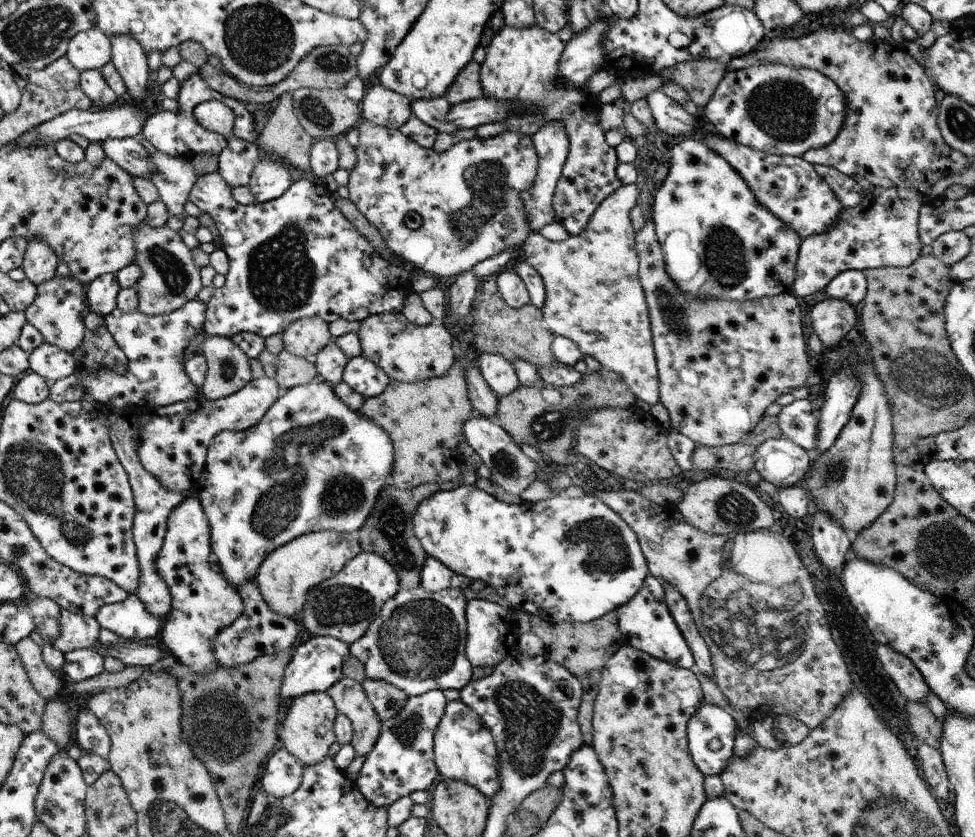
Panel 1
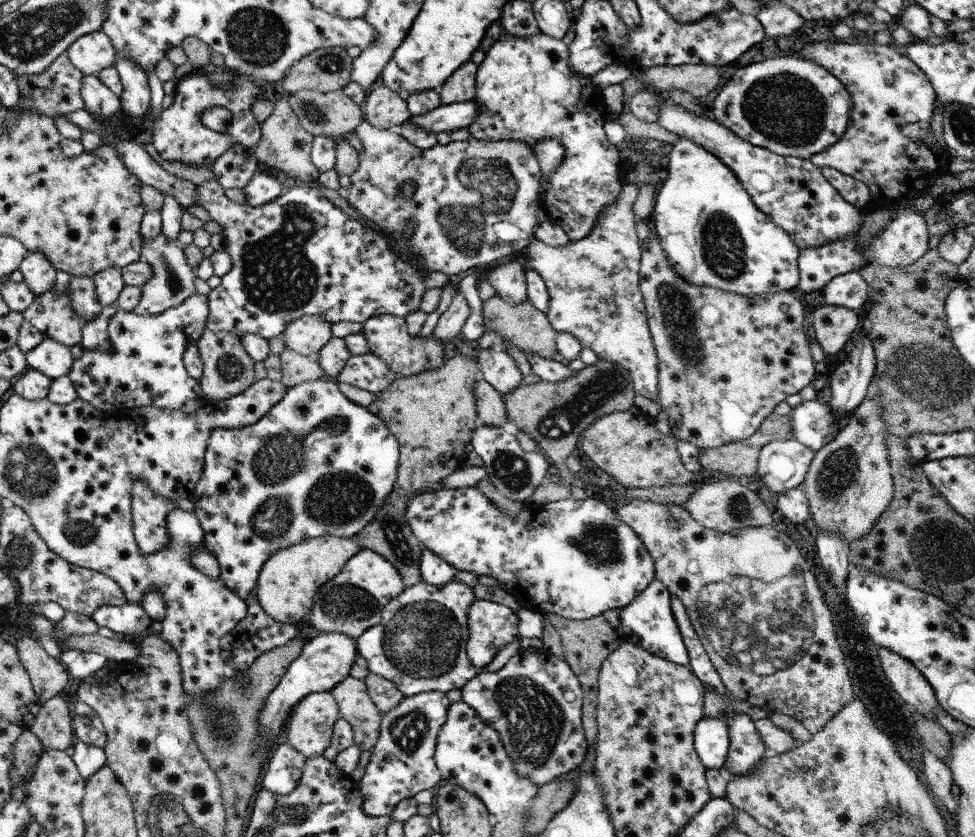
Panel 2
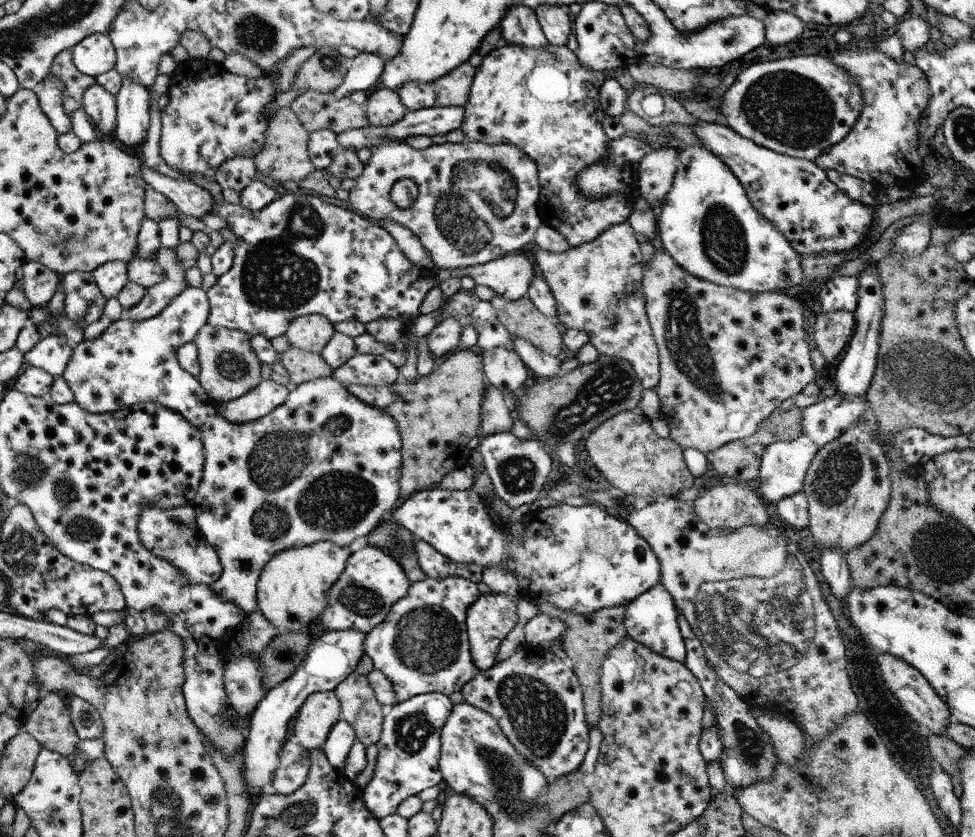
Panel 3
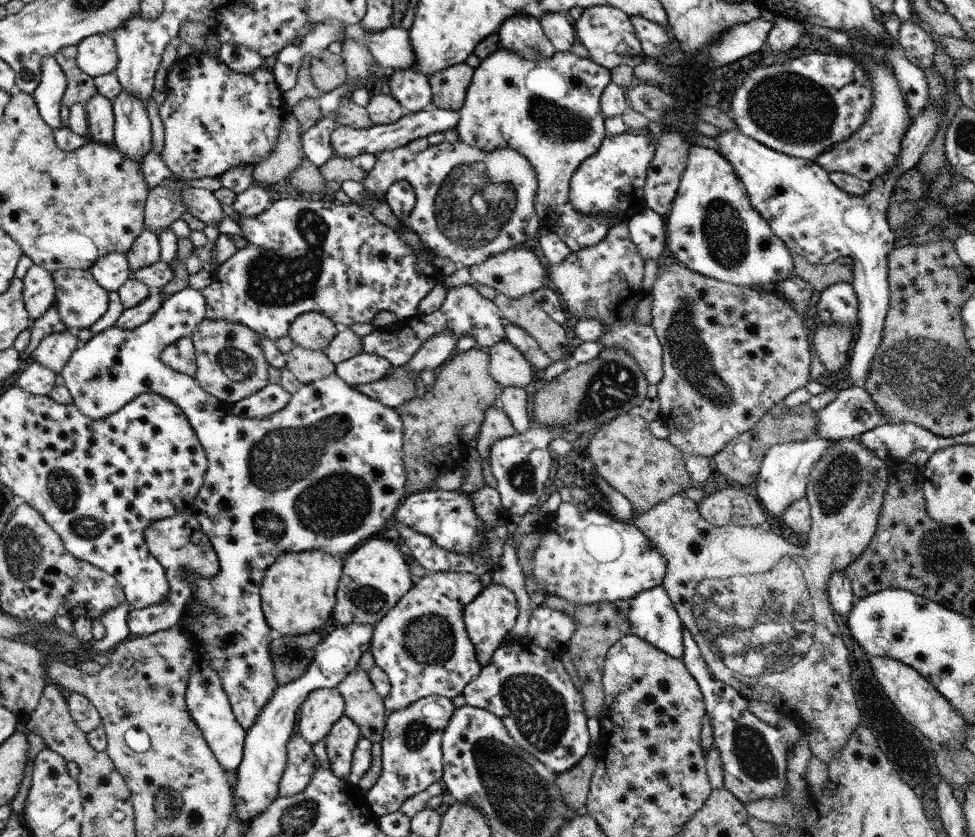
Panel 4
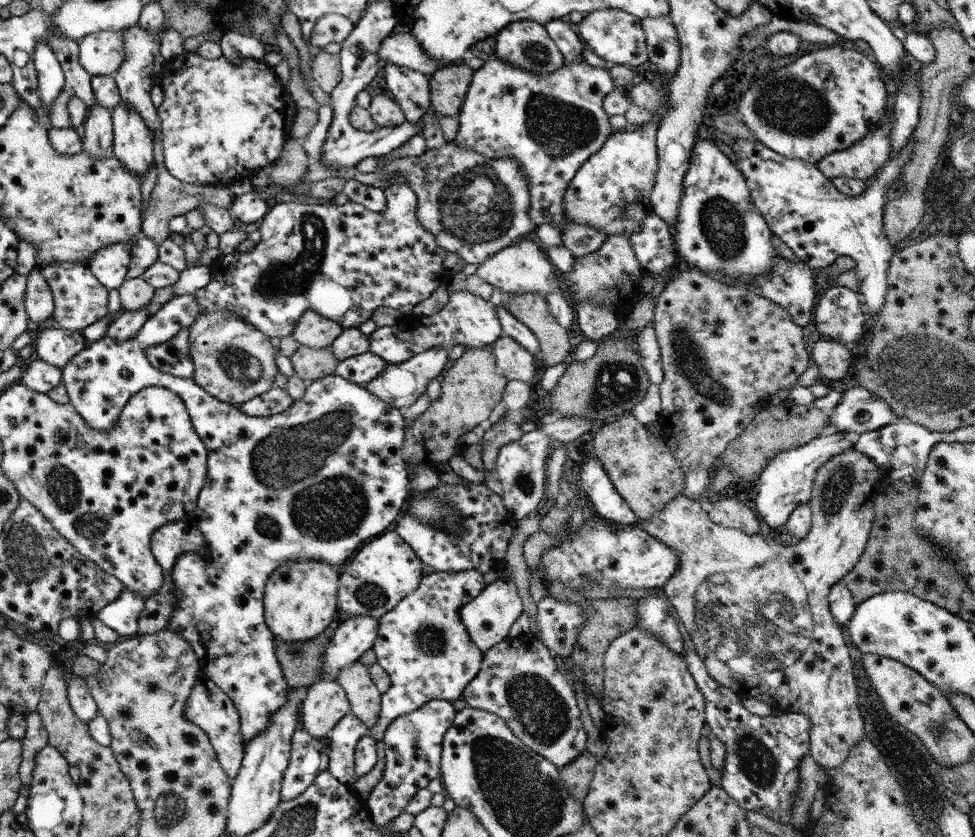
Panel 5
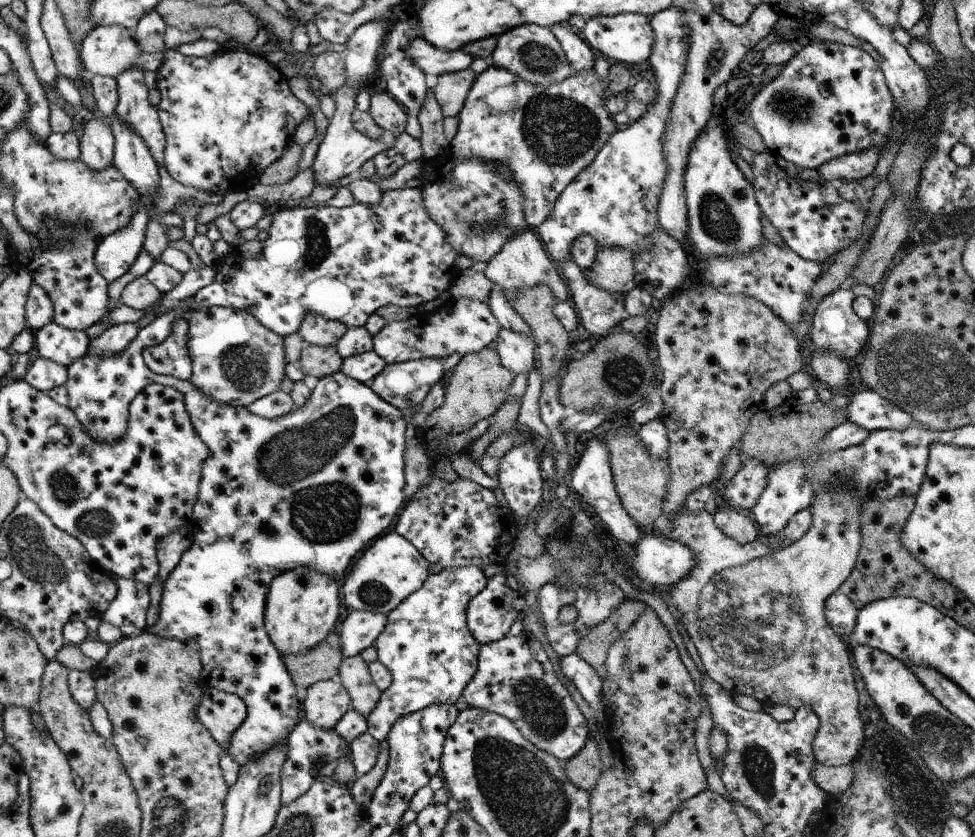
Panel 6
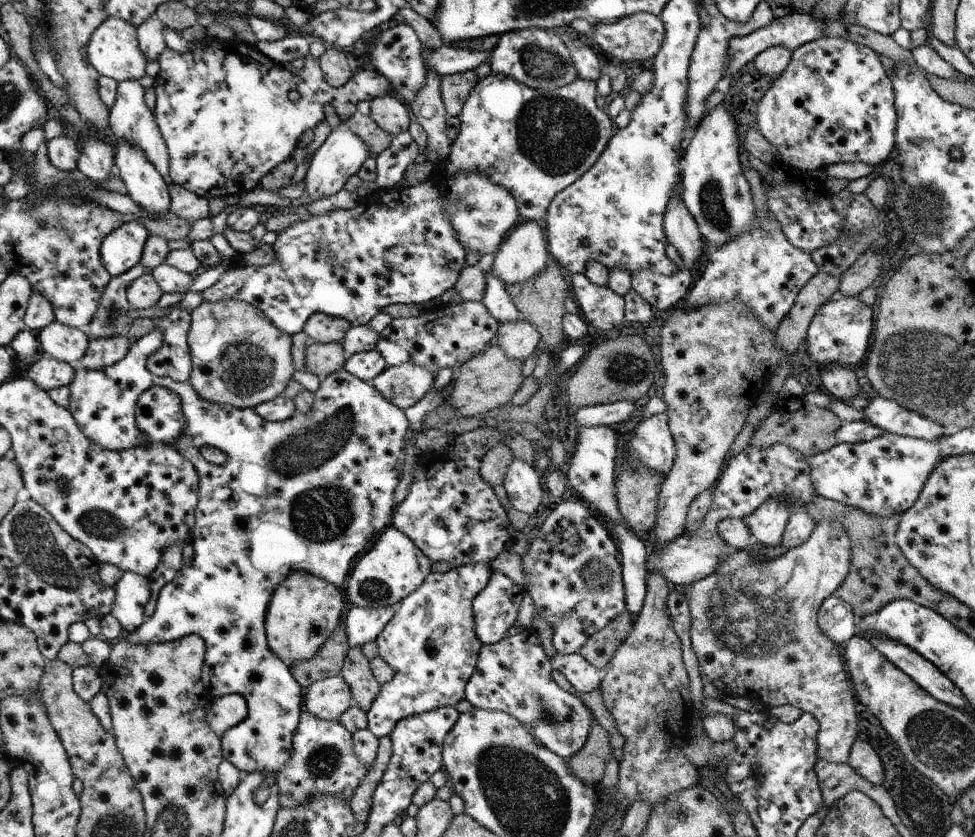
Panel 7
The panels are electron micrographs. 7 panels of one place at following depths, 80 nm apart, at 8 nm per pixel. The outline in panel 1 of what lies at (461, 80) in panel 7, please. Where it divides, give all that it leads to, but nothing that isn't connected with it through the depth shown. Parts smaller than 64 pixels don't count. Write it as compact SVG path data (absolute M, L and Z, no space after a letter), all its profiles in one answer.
M473 59L467 67L456 77L455 83L447 91L443 98L455 106L483 97L483 88L480 83L482 67Z

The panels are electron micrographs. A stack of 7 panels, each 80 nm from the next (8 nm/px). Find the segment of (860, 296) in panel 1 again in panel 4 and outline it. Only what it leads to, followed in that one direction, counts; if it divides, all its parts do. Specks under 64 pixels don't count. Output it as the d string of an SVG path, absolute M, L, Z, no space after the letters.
M836 282L821 291L818 318L824 324L842 324L855 331L858 322L858 299L852 283Z

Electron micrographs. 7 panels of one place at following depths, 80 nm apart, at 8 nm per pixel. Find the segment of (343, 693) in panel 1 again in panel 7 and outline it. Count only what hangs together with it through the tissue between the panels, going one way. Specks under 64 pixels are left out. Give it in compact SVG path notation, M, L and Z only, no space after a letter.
M360 646L351 648L343 663L341 675L351 686L351 693L354 695L354 702L362 708L364 712L371 710L375 700L382 692L382 685L376 682L371 671L370 661L363 654Z

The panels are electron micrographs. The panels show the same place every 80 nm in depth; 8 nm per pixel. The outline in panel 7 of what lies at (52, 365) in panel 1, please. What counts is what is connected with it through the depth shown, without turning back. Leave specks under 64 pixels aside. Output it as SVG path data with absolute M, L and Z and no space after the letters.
M56 321L42 328L34 337L39 342L40 354L71 365L78 365L89 348L88 336L82 330Z

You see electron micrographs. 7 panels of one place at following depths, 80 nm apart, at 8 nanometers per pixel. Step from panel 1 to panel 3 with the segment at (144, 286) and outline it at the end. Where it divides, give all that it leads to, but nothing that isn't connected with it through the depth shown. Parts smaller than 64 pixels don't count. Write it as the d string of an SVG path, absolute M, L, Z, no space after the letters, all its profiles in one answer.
M160 246L154 262L162 268L164 272L164 280L154 284L151 288L146 289L146 296L142 301L133 308L125 311L124 317L132 318L132 320L147 320L153 318L164 311L164 308L178 297L180 292L184 292L189 287L186 281L186 270L184 266L178 262L176 250L164 248Z

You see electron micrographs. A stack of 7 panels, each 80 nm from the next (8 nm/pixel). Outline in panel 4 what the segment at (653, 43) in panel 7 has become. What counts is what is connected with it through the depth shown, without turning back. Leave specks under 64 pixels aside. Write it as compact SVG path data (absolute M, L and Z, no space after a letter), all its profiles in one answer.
M609 5L592 6L584 9L582 16L573 23L577 39L588 51L586 59L591 59L604 69L613 70L621 65L634 69L646 60L630 17L622 10Z

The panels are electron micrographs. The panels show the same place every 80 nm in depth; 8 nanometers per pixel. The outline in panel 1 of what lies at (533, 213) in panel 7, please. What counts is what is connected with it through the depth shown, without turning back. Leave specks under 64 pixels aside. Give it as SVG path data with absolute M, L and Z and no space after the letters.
M506 24L486 48L486 60L480 65L480 83L486 99L521 103L523 111L478 126L475 132L480 139L503 133L534 137L547 123L563 123L569 139L569 154L555 187L553 208L555 221L562 224L570 236L578 236L587 229L595 211L623 184L617 174L620 164L617 151L607 143L606 132L599 123L598 96L558 82L558 60L565 50L565 42L538 26L520 29Z

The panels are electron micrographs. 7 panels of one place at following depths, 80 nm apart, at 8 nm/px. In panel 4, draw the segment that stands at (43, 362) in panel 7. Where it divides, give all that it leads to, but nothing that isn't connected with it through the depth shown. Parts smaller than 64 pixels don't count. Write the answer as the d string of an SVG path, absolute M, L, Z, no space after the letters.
M30 361L26 362L25 367L15 376L12 383L29 393L49 396L55 388L56 380L59 380L59 376L54 371Z

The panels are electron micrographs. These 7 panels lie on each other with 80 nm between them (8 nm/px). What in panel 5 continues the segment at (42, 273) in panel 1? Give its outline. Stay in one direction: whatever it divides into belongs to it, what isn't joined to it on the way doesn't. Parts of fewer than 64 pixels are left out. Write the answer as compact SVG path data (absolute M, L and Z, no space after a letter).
M33 269L27 275L26 310L30 319L30 325L35 328L44 324L54 313L54 296L48 280L40 270Z

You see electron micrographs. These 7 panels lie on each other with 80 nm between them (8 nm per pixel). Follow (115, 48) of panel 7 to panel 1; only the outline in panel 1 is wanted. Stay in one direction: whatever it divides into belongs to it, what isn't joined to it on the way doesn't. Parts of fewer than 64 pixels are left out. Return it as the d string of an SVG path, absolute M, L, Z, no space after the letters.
M100 28L84 30L72 38L65 55L80 72L102 69L112 58L111 37Z

